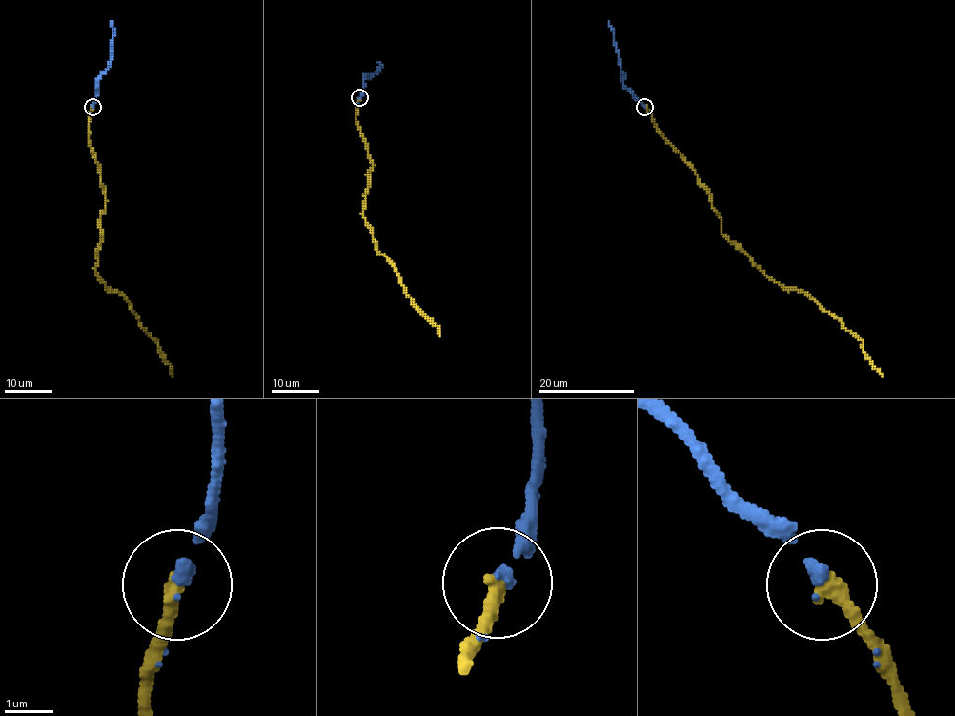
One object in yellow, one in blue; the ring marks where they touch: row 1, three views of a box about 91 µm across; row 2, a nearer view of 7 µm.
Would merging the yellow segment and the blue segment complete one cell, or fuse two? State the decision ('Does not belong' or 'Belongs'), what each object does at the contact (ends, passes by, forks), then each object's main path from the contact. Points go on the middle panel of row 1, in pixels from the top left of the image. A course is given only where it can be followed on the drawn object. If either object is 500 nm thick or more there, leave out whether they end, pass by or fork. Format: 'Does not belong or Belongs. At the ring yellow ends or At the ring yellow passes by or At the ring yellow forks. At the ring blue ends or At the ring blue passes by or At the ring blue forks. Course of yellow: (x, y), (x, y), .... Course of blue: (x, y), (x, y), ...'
Belongs. At the ring yellow ends. At the ring blue ends. Course of yellow: (360, 97), (356, 124), (374, 166), (367, 174), (362, 217), (375, 247), (439, 335). Course of blue: (360, 97), (365, 77), (371, 77), (380, 68), (376, 61)

